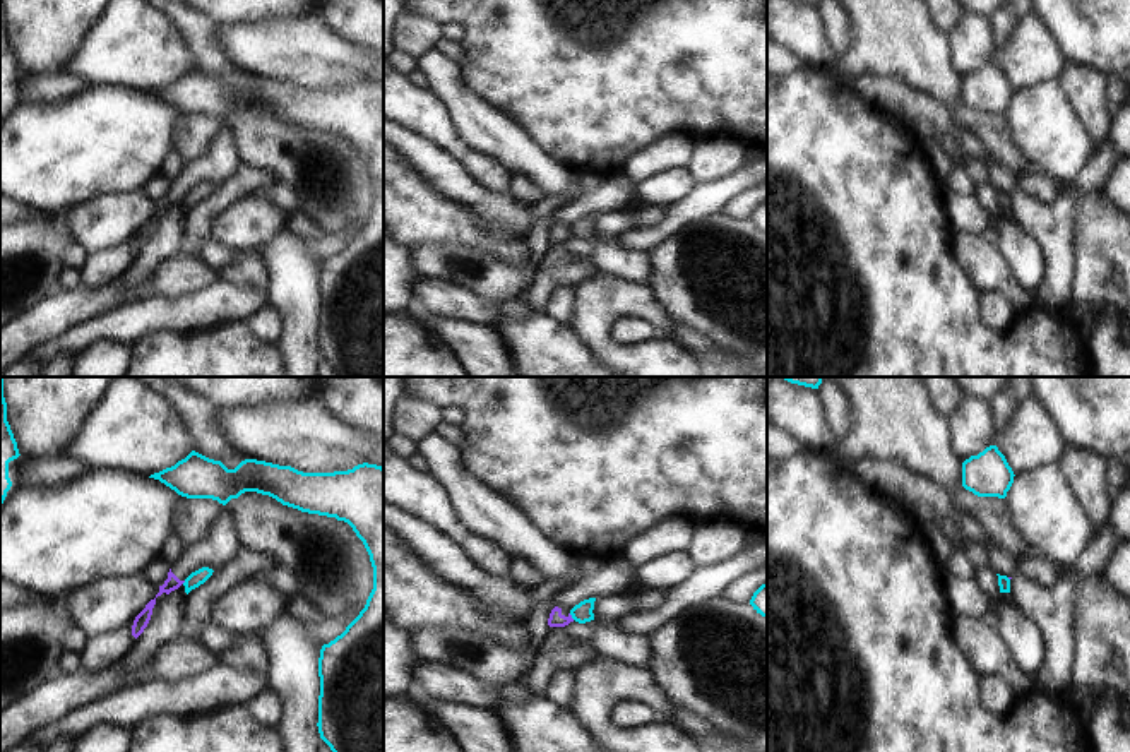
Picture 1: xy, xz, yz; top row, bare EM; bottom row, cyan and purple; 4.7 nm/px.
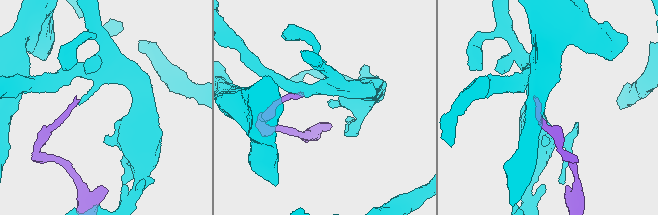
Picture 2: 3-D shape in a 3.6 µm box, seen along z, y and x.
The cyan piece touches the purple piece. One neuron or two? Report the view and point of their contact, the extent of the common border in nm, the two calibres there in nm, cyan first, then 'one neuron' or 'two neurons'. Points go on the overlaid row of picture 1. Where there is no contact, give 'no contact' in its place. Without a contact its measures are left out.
xz (572, 617) | 40 nm | 90/70 nm | two neurons

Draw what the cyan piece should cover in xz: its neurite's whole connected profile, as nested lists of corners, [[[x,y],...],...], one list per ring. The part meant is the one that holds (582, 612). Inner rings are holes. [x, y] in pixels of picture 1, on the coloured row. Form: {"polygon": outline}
{"polygon": [[[589,598],[589,600],[584,600],[580,601],[579,605],[575,605],[572,610],[570,610],[570,615],[575,622],[579,624],[586,624],[586,622],[591,622],[594,620],[594,601],[596,598]]]}

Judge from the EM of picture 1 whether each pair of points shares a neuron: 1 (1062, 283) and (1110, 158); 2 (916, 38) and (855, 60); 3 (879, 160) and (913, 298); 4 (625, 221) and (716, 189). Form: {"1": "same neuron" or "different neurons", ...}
{"1": "same neuron", "2": "same neuron", "3": "same neuron", "4": "different neurons"}

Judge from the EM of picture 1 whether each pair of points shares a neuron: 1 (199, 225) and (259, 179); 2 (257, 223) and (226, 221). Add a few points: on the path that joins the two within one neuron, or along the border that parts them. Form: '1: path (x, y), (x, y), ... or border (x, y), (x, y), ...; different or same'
1: path (209, 209), (243, 182); same
2: path (250, 223), (233, 223); same

